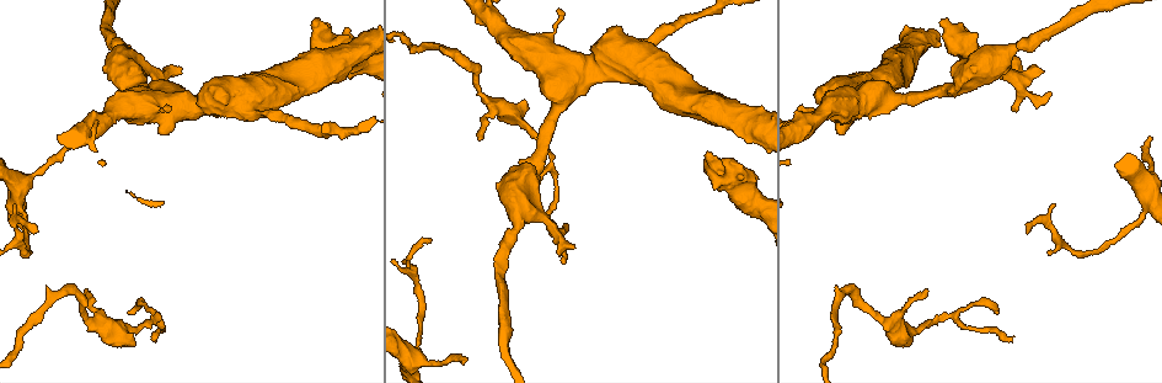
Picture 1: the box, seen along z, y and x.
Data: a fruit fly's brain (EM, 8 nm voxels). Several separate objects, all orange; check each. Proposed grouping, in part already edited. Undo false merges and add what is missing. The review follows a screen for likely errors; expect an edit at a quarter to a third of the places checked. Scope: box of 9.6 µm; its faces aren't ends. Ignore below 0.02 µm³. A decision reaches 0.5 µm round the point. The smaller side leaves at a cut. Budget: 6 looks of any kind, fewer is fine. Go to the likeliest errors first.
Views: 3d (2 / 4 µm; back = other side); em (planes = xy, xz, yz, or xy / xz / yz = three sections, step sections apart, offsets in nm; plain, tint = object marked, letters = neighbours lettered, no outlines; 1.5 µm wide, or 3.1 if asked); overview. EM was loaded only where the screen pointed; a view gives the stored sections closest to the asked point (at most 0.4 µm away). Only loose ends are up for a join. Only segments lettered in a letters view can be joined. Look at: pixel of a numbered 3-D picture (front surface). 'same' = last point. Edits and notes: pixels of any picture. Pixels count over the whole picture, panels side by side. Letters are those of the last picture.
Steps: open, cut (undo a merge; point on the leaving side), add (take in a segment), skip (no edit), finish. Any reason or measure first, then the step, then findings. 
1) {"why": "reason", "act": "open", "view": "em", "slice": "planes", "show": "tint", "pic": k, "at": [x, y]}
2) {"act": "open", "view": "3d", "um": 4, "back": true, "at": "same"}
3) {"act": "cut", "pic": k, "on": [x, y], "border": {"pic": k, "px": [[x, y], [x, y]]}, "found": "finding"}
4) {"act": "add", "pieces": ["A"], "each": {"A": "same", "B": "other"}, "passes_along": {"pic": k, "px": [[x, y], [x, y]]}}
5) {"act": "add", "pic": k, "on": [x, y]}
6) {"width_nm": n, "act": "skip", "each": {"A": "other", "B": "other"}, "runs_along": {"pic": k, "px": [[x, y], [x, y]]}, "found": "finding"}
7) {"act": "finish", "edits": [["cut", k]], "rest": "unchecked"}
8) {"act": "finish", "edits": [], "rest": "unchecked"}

{"why": "free end", "act": "open", "view": "3d", "um": 2, "back": true, "pic": 1, "at": [707, 154]}

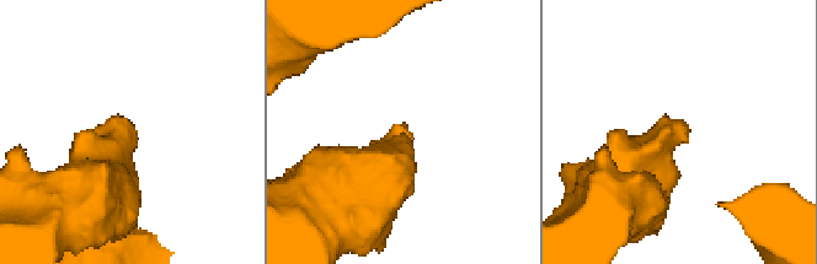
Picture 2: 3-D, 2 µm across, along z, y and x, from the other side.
{"why": "shape alone is not enough", "act": "open", "view": "em", "slice": "planes", "show": "letters", "pic": 2, "at": [131, 124]}

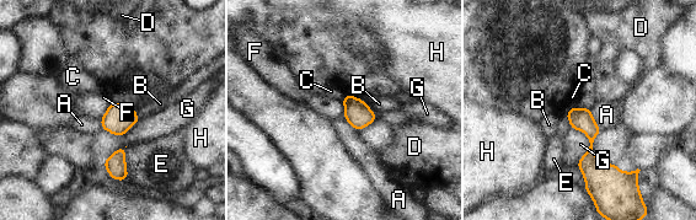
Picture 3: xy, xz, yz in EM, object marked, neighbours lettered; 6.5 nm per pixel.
{"act": "skip", "each": {"A": "other", "B": "other", "C": "other", "D": "other", "E": "other", "F": "other", "G": "other", "H": "other"}, "border": {"pic": 3, "px": [[341, 101], [344, 108], [344, 118]]}, "found": "none of them fits"}

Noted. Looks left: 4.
{"why": "branch stops here", "act": "open", "view": "em", "um": 3.1, "slice": "planes", "show": "letters", "pic": 1, "at": [1013, 109]}

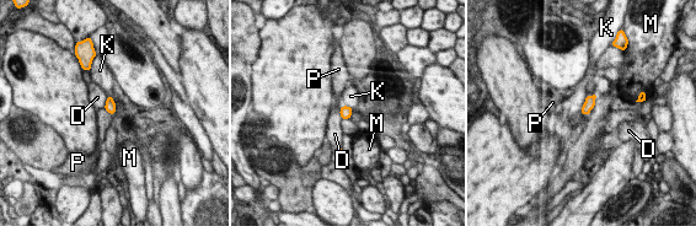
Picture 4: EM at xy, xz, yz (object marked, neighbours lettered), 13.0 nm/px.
{"act": "skip", "each": {"D": "other", "K": "other", "M": "other", "P": "other"}, "found": "no lettered segment goes on from it"}

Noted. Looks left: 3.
{"why": "an open end", "act": "open", "view": "em", "slice": "planes", "show": "letters", "pic": 1, "at": [153, 337]}

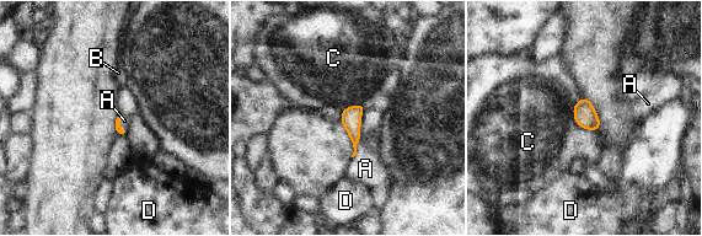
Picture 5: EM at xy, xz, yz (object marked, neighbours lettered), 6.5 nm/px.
{"act": "add", "pieces": ["A"], "each": {"A": "same", "B": "other", "C": "other", "D": "other"}, "passes_along": {"pic": 5, "px": [[350, 119], [355, 150], [365, 169]]}, "found": "it goes on there"}

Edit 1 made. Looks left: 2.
{"act": "finish", "edits": [["add", 5]], "rest": "unchecked"}

